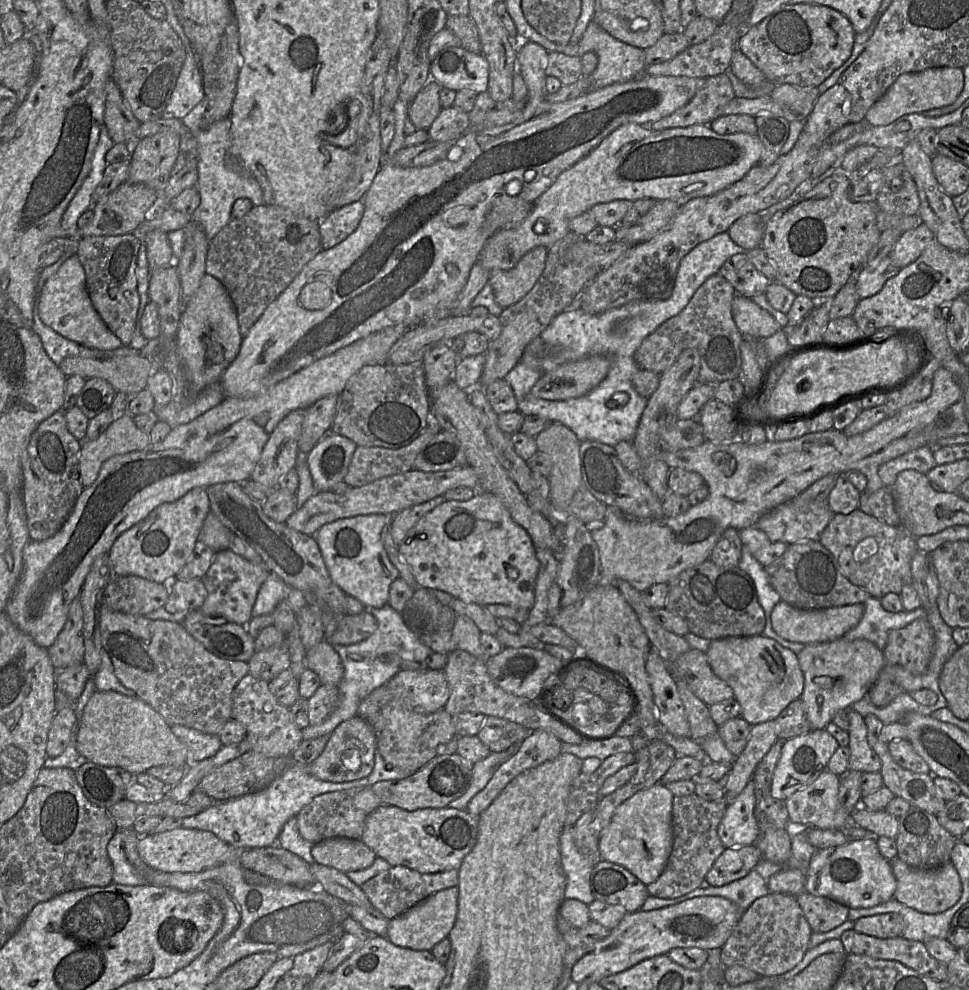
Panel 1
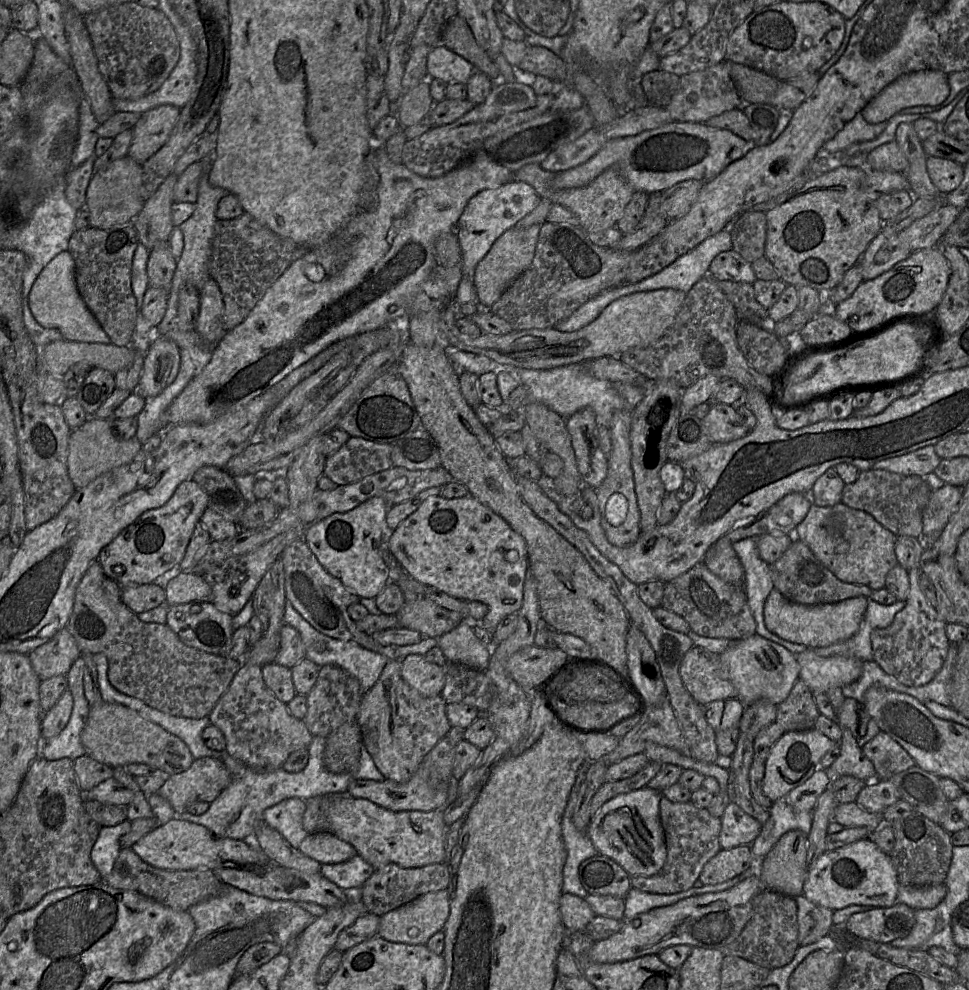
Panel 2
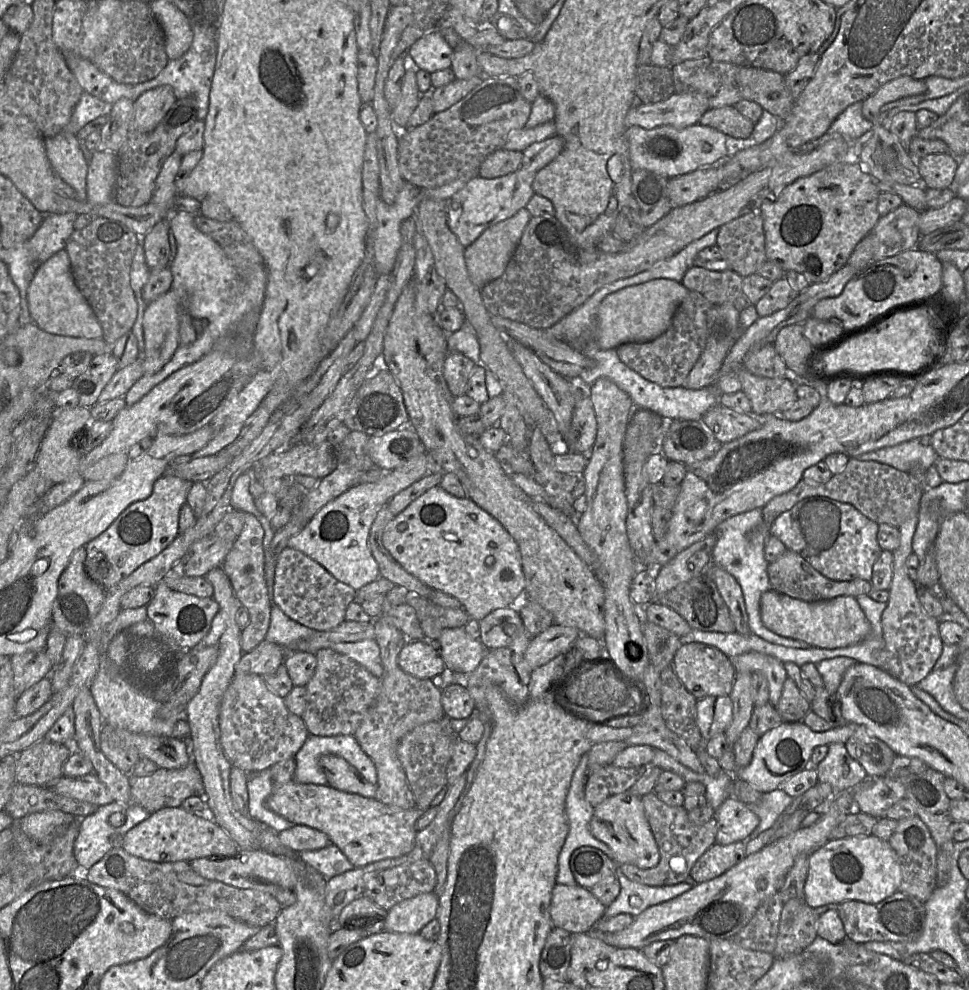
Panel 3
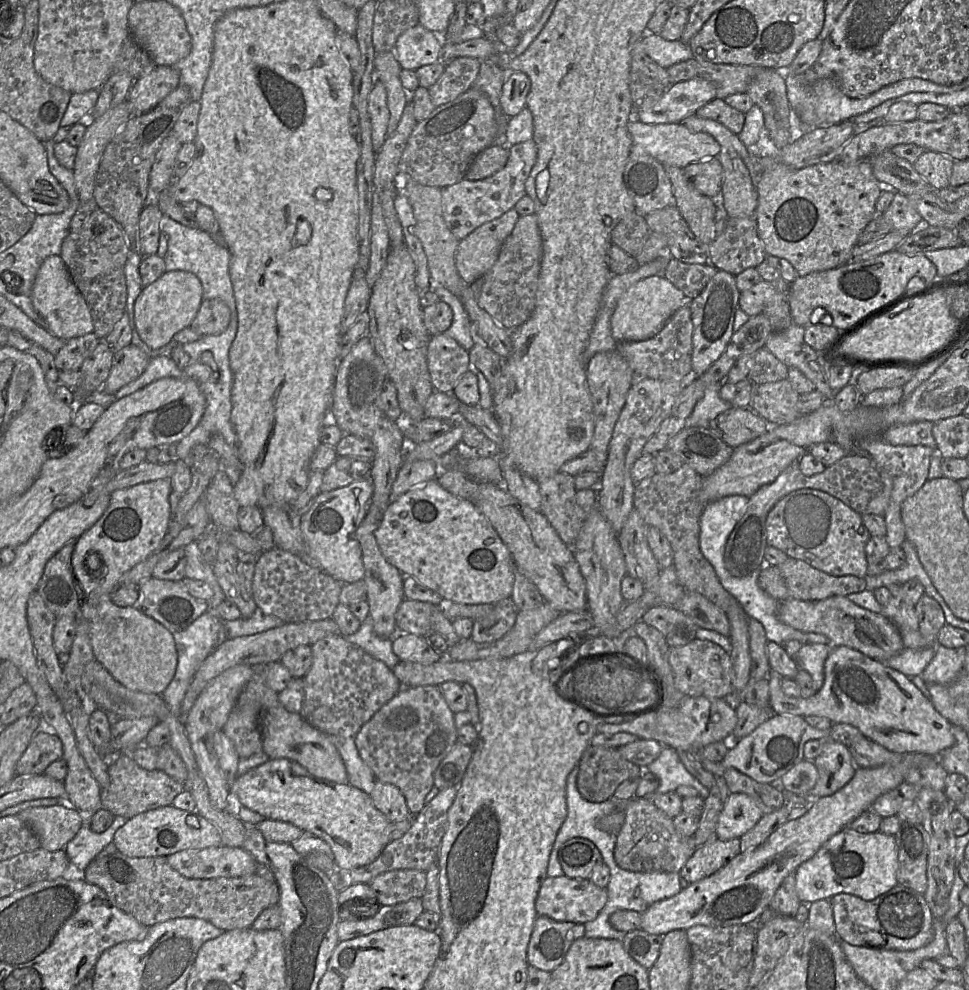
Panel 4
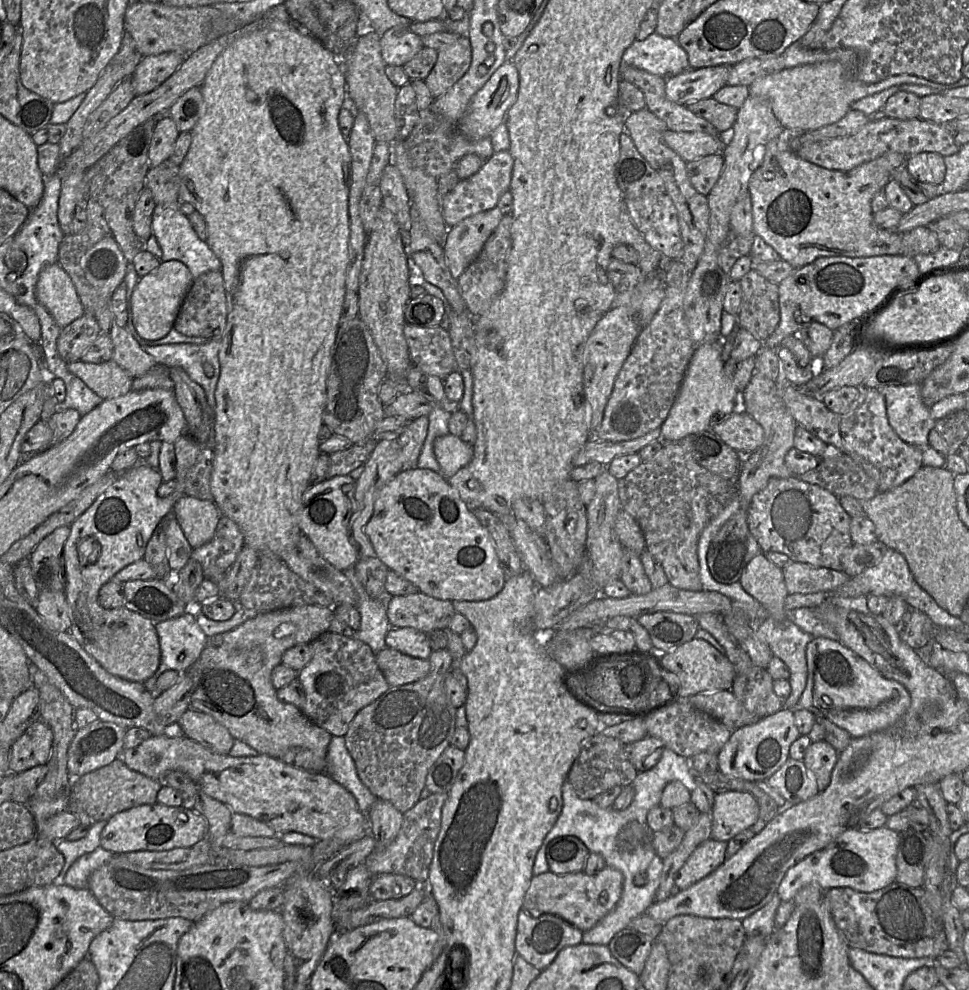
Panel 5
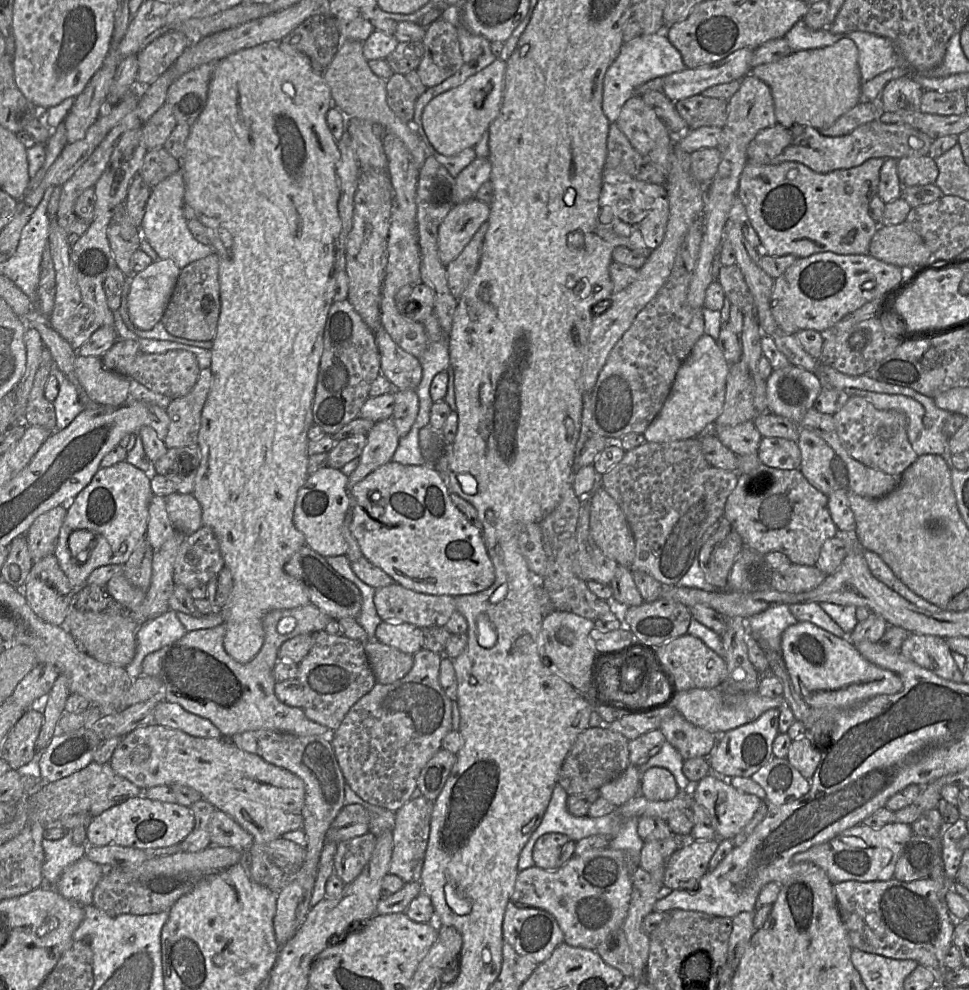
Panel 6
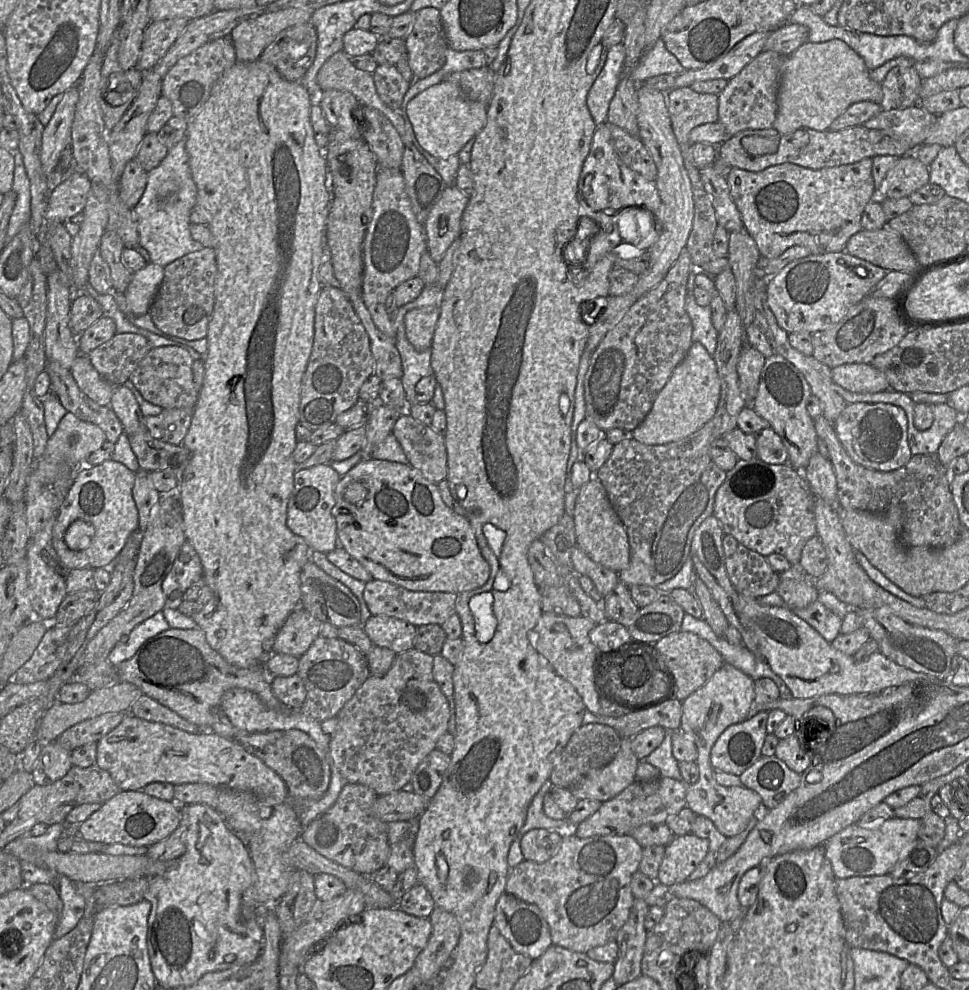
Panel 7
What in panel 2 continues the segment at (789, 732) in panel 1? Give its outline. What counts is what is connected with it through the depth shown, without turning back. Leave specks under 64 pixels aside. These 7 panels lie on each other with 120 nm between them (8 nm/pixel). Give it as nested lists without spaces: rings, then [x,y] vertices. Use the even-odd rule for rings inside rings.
[[[798,679],[788,697],[777,707],[776,721],[785,732],[813,729],[819,716],[813,693]]]

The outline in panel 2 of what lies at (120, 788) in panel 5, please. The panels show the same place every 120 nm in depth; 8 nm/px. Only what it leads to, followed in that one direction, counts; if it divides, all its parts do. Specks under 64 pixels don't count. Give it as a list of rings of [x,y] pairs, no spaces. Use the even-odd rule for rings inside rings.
[[[199,758],[184,772],[170,775],[157,794],[170,803],[175,814],[181,814],[195,801],[213,802],[230,782],[223,761]]]

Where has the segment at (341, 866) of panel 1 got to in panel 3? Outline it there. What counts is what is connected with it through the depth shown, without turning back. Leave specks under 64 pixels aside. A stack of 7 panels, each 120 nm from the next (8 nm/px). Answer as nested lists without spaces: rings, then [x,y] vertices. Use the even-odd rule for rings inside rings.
[[[294,825],[278,832],[278,837],[283,845],[296,853],[319,850],[332,844],[326,834],[304,825]]]

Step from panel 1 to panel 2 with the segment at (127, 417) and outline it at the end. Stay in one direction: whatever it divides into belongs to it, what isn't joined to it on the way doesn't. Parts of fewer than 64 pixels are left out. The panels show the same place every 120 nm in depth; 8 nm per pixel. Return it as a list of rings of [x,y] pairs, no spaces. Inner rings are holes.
[[[89,416],[83,425],[71,430],[67,468],[68,475],[76,490],[87,486],[100,475],[129,463],[140,453],[142,443],[136,437],[128,440],[116,438],[112,429],[113,420]]]

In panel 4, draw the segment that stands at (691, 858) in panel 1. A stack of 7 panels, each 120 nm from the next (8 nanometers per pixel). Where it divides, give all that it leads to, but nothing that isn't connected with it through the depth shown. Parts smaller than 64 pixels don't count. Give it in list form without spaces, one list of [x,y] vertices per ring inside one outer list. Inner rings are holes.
[[[633,798],[624,803],[625,822],[616,836],[614,861],[626,871],[679,873],[696,849],[694,836],[681,835],[669,817],[650,798]]]

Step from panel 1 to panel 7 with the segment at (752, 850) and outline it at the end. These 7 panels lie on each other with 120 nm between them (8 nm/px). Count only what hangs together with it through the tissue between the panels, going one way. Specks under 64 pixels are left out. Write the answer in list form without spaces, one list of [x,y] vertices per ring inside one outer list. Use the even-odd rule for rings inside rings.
[[[690,833],[677,836],[666,846],[656,882],[667,887],[683,883],[709,852],[709,841]]]

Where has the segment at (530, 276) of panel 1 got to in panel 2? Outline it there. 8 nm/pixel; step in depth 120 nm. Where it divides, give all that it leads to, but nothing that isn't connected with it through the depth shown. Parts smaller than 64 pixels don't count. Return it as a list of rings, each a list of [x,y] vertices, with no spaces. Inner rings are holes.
[[[540,225],[506,230],[492,245],[485,257],[475,267],[471,280],[482,305],[490,308],[503,292],[532,263],[537,245]]]

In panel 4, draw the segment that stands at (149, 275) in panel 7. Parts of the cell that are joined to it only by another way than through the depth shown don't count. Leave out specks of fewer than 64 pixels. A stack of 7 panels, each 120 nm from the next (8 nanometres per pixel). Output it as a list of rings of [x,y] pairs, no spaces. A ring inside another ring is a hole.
[[[166,271],[152,284],[143,287],[134,304],[134,322],[141,339],[152,349],[160,349],[179,331],[189,327],[200,308],[203,290],[191,272]]]

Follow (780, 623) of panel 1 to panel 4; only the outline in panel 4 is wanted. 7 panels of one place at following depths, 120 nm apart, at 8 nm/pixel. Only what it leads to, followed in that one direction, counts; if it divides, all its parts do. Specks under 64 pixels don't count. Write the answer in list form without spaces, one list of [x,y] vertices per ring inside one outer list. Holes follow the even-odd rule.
[[[833,596],[821,601],[787,598],[779,602],[778,618],[796,630],[826,636],[832,646],[857,650],[879,662],[893,657],[905,648],[898,629],[890,620],[881,613],[876,614],[856,605],[846,596]]]

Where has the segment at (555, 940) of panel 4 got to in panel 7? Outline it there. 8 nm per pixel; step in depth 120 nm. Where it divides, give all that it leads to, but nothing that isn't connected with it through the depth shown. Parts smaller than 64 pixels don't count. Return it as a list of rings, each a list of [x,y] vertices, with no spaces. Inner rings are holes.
[[[506,892],[496,903],[493,925],[517,953],[531,960],[552,945],[549,926],[539,908]]]

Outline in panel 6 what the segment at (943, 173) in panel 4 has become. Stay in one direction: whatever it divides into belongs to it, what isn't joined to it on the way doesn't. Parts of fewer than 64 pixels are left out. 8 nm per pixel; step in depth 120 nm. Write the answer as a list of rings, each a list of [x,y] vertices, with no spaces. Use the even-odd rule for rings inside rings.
[[[929,155],[904,157],[897,161],[897,173],[902,186],[934,184],[939,169]]]

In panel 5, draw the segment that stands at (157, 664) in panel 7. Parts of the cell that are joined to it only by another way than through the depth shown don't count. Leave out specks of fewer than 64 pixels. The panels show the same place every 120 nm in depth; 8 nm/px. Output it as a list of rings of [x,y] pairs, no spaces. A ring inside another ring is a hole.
[[[305,605],[284,610],[259,613],[237,628],[209,638],[199,658],[185,671],[193,682],[190,708],[210,715],[224,726],[234,739],[240,740],[259,754],[281,758],[291,748],[305,748],[325,758],[331,734],[313,723],[293,704],[278,699],[272,684],[273,668],[281,663],[286,650],[299,644],[308,644],[327,632],[334,613],[322,606]]]

